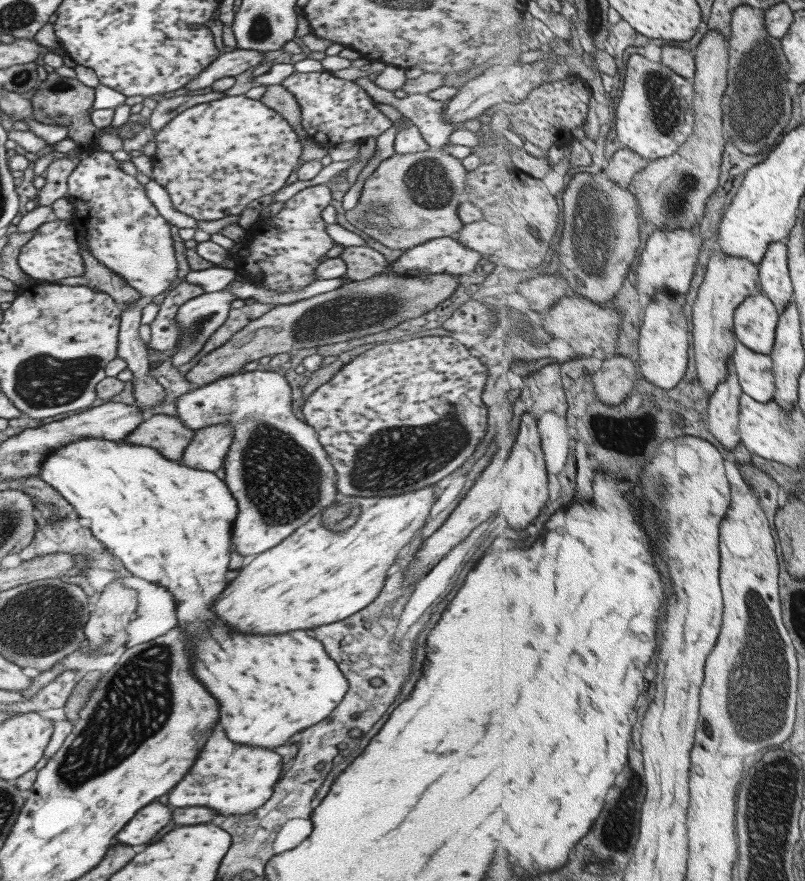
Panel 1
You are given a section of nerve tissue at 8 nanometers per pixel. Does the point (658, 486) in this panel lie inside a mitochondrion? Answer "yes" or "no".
yes

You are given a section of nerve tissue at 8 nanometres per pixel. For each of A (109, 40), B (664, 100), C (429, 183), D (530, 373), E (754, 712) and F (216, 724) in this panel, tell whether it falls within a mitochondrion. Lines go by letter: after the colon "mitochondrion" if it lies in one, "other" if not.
A: other
B: mitochondrion
C: mitochondrion
D: other
E: mitochondrion
F: other

